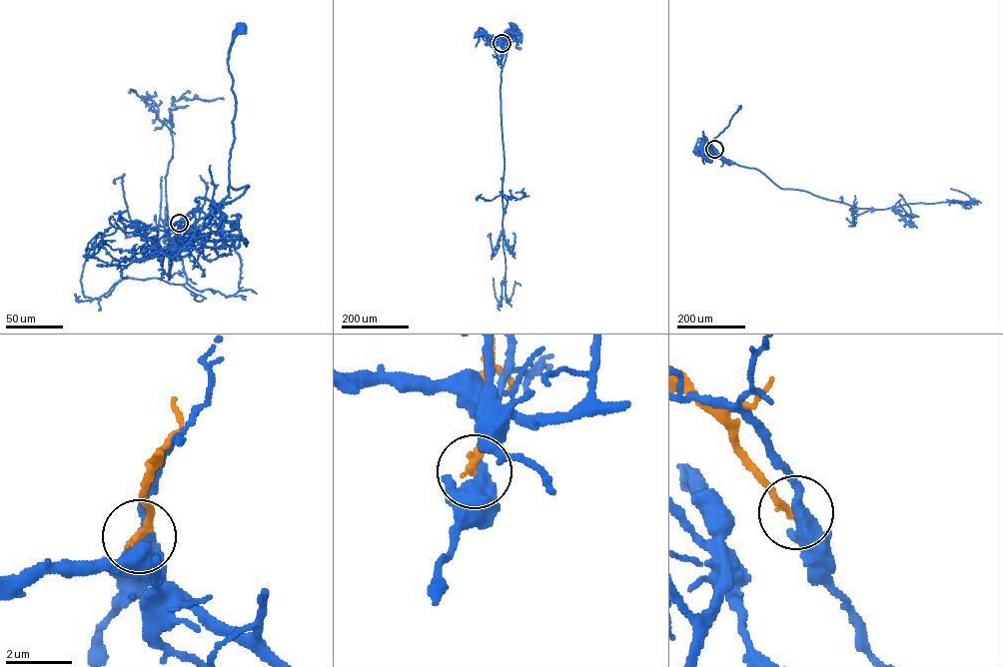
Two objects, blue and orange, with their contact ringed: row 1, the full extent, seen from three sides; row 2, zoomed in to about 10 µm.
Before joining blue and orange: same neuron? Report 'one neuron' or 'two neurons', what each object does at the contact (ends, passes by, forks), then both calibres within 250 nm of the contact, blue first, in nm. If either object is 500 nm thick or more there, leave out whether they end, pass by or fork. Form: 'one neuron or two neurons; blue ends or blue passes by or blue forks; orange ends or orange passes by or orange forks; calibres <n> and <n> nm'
two neurons; blue passes by; orange ends; calibres 420 and 280 nm

